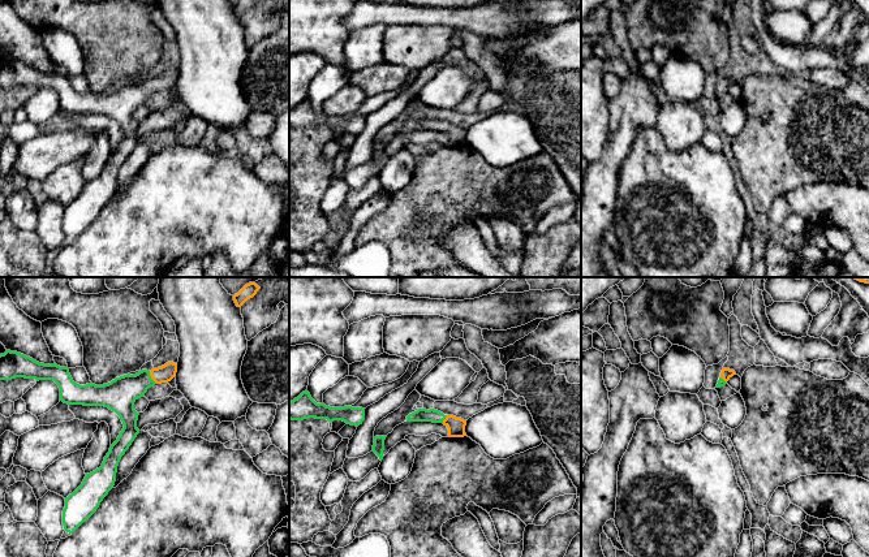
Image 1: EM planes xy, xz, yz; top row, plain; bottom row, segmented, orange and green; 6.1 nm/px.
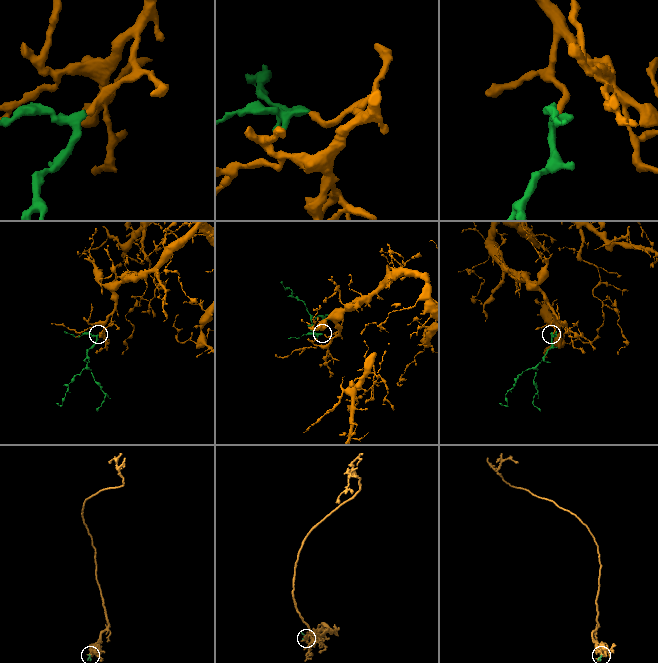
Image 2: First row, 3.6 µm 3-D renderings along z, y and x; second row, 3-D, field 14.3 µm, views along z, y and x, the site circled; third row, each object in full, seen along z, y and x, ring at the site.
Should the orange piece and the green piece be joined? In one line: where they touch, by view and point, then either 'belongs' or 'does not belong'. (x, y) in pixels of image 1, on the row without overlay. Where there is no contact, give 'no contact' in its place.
xy (150, 83) | belongs

